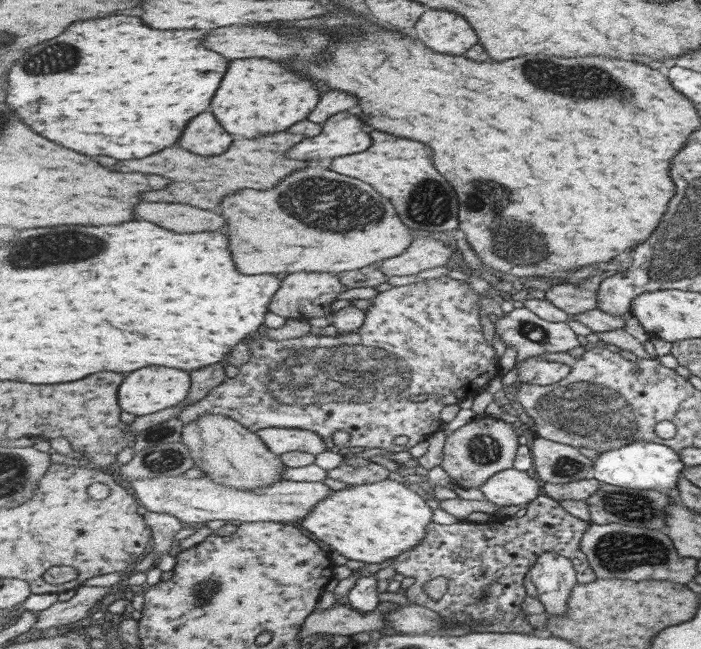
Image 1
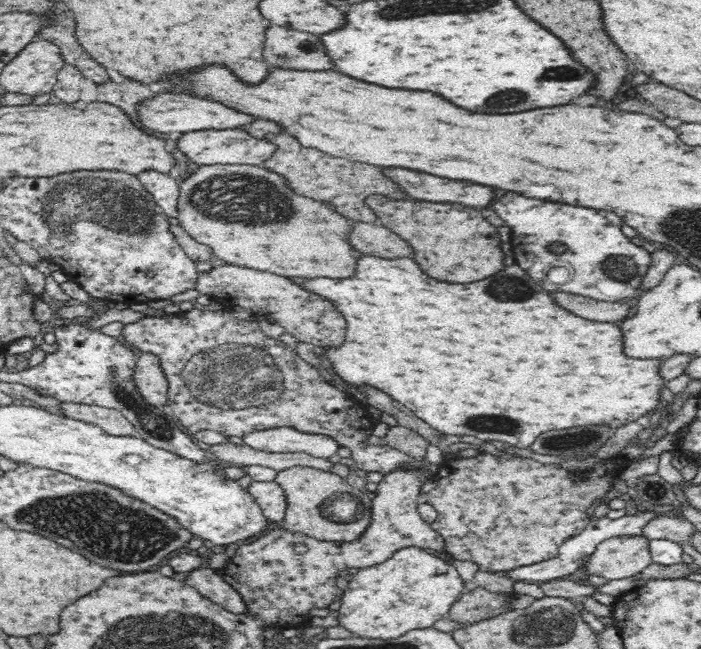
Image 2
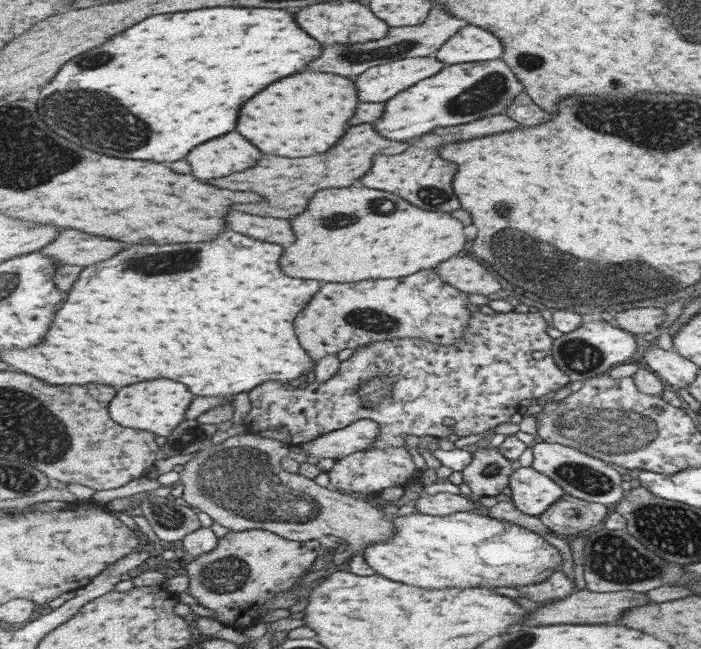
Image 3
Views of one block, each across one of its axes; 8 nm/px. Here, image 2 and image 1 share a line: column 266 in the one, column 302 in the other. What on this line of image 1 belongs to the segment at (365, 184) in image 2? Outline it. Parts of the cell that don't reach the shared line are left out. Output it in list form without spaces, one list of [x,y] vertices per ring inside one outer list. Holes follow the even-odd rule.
[[[273,134],[265,136],[261,140],[235,140],[233,148],[229,152],[235,152],[235,158],[231,158],[227,152],[225,156],[197,156],[181,148],[167,148],[165,152],[159,152],[157,156],[149,156],[145,160],[121,160],[113,170],[117,172],[147,172],[147,174],[161,174],[167,178],[173,178],[173,192],[171,186],[165,190],[153,192],[153,196],[159,202],[183,202],[193,204],[199,208],[219,208],[223,198],[243,190],[243,188],[255,188],[255,190],[271,190],[275,188],[283,178],[293,174],[295,170],[301,170],[309,166],[305,160],[293,160],[289,158],[289,150],[305,140],[303,134]],[[187,172],[189,172],[189,186],[187,186]]]

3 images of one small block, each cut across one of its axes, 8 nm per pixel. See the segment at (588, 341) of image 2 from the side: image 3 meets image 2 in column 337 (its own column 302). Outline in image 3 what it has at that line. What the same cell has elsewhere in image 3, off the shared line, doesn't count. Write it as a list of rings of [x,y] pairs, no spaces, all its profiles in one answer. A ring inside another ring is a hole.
[[[233,230],[223,232],[217,236],[213,242],[201,242],[201,244],[139,244],[139,246],[127,246],[121,250],[117,256],[105,260],[103,264],[87,266],[79,280],[73,284],[69,290],[69,300],[63,302],[63,308],[57,312],[53,326],[49,328],[49,336],[35,348],[27,350],[1,350],[1,358],[11,364],[13,368],[33,374],[49,384],[89,384],[89,382],[99,382],[99,384],[109,384],[109,386],[129,386],[137,384],[143,380],[153,380],[153,378],[173,378],[189,384],[191,392],[197,396],[231,396],[239,392],[247,392],[257,388],[259,384],[267,380],[279,380],[288,383],[295,378],[305,377],[312,379],[316,370],[316,361],[311,354],[305,352],[305,348],[299,344],[293,328],[293,320],[309,300],[319,292],[319,282],[317,280],[297,280],[281,272],[279,268],[279,258],[283,254],[283,246],[279,244],[269,244],[269,242],[257,242],[249,236],[237,234]]]

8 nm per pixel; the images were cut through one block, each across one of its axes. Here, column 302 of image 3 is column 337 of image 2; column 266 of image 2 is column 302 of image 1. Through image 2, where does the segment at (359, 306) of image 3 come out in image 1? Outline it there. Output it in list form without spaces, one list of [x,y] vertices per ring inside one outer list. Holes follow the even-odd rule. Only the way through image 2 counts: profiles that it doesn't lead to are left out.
[[[301,272],[301,274],[289,274],[285,276],[285,284],[281,285],[279,294],[273,299],[273,308],[271,312],[279,316],[292,319],[308,319],[312,317],[325,316],[332,318],[333,302],[337,302],[337,298],[349,290],[344,282],[333,273],[326,272]]]

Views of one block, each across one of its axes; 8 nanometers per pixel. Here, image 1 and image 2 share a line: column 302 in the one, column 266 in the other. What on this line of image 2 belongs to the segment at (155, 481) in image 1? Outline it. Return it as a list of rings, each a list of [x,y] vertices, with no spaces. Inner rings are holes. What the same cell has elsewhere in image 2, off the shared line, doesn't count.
[[[250,482],[247,493],[262,509],[265,518],[273,523],[281,523],[285,518],[286,497],[283,489],[273,482]]]

